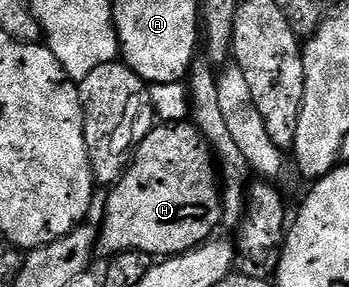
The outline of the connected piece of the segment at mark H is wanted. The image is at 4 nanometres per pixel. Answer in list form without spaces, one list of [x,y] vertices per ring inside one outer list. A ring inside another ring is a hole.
[[[190,120],[156,124],[145,135],[145,139],[135,151],[135,156],[123,177],[116,185],[110,186],[107,206],[103,209],[103,225],[97,246],[104,258],[110,259],[116,253],[141,251],[153,259],[178,257],[180,253],[190,253],[200,245],[212,240],[215,228],[225,213],[221,196],[221,181],[217,176],[217,166],[211,146]]]

